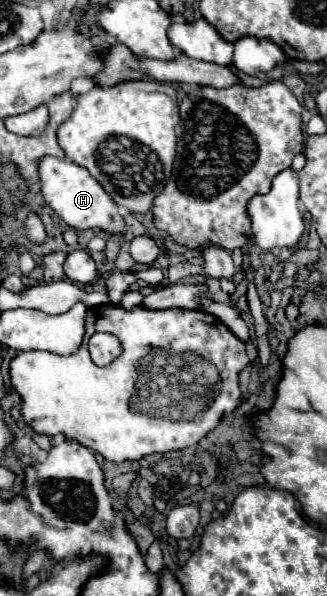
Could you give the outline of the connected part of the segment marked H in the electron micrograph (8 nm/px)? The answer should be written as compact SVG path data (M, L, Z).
M45 156L39 160L39 178L41 178L41 192L45 202L55 210L55 214L71 228L85 230L85 228L99 228L103 232L121 234L125 232L127 224L123 216L117 210L115 200L105 192L105 188L95 180L87 168L69 162L59 160L53 156Z

